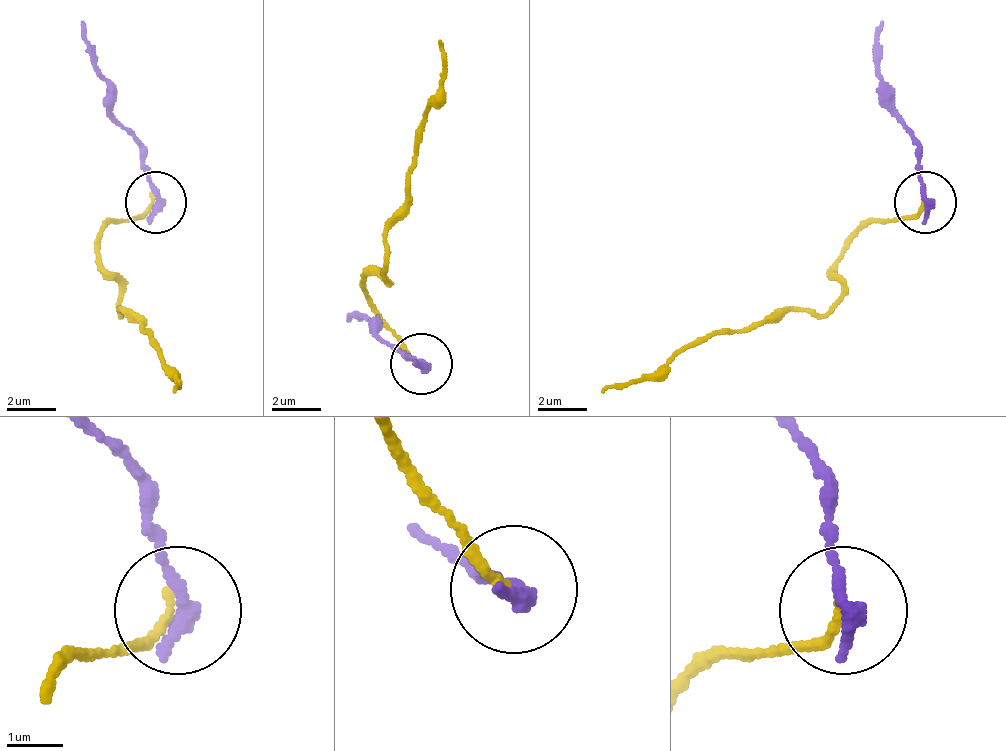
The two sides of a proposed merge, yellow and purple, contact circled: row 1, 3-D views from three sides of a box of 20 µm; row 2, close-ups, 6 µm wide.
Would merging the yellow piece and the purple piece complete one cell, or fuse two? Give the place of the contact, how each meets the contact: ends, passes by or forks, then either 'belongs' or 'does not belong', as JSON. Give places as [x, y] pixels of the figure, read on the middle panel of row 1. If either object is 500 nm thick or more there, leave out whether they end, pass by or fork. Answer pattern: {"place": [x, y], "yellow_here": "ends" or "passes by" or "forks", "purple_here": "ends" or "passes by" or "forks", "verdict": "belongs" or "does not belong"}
{"place": [421, 363], "yellow_here": "ends", "purple_here": "ends", "verdict": "does not belong"}

